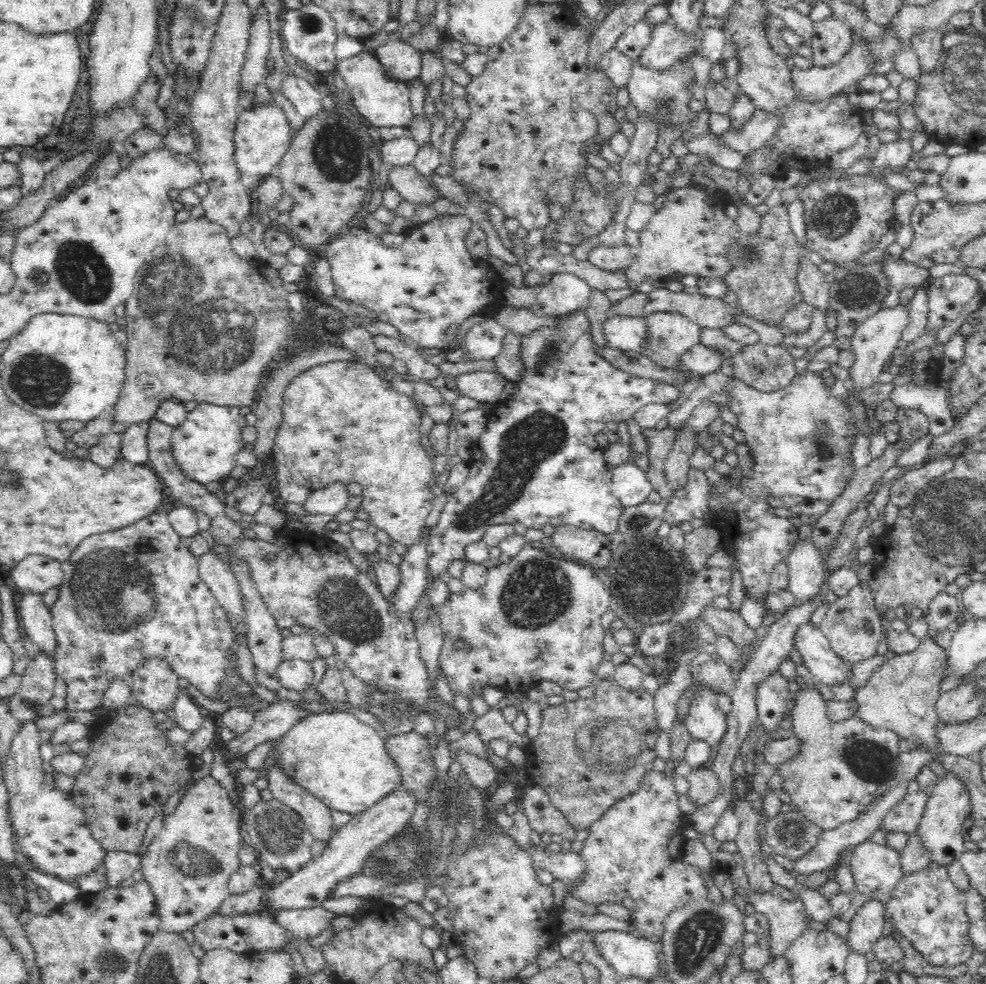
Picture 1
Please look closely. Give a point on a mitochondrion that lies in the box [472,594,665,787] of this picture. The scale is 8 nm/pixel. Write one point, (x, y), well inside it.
(603, 754)

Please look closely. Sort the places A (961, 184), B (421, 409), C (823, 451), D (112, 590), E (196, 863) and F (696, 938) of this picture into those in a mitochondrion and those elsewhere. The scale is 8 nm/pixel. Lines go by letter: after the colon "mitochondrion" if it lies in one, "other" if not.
A: mitochondrion
B: other
C: mitochondrion
D: mitochondrion
E: mitochondrion
F: mitochondrion

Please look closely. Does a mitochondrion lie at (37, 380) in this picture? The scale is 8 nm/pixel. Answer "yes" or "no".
yes

